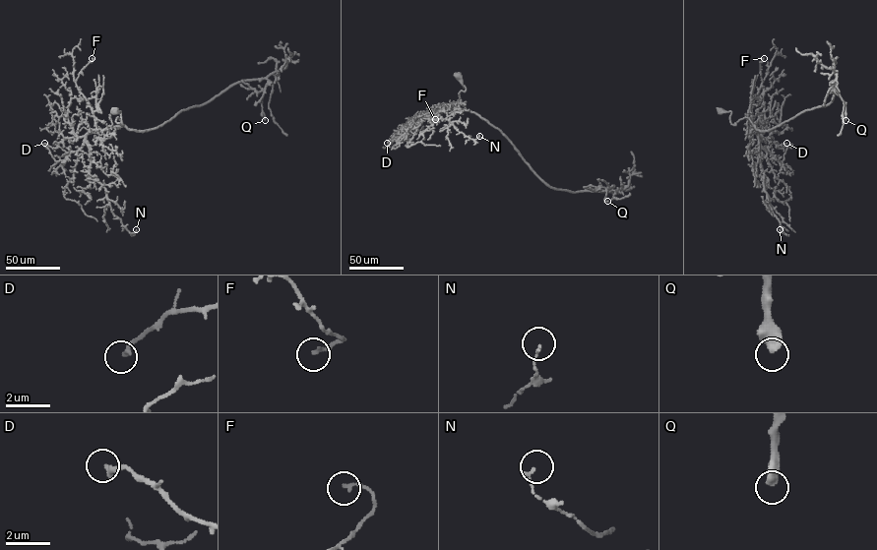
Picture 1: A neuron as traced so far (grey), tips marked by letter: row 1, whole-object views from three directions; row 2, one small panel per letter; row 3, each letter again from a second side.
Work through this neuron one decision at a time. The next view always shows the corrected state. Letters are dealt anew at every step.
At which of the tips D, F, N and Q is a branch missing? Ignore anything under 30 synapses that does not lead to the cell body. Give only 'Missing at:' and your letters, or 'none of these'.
Missing at: none of these

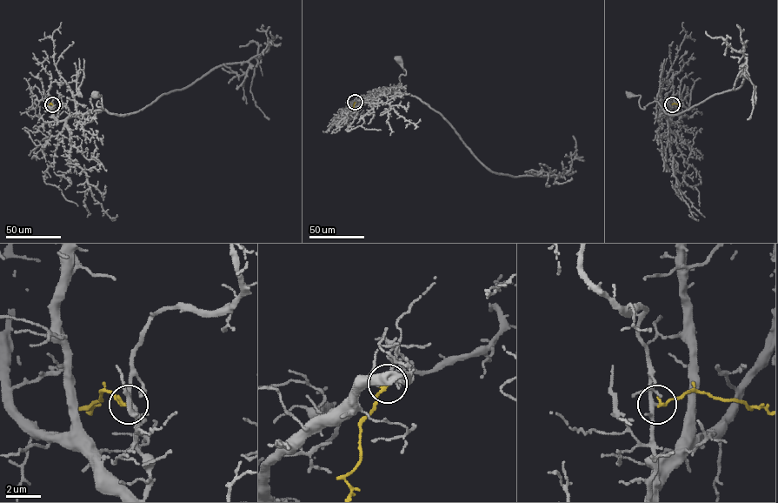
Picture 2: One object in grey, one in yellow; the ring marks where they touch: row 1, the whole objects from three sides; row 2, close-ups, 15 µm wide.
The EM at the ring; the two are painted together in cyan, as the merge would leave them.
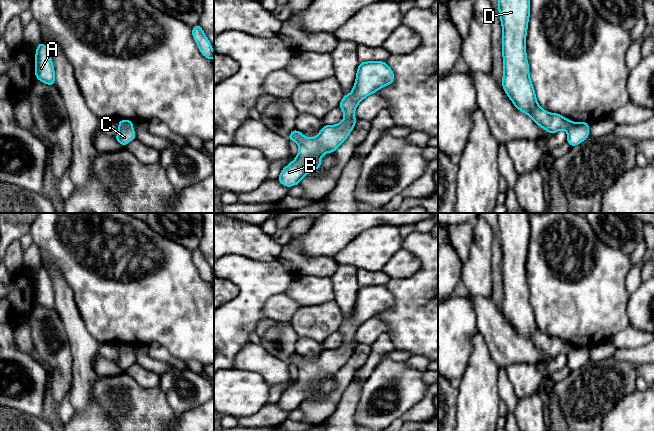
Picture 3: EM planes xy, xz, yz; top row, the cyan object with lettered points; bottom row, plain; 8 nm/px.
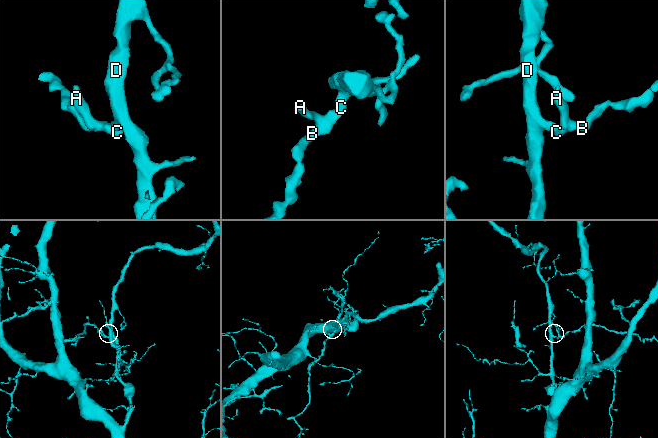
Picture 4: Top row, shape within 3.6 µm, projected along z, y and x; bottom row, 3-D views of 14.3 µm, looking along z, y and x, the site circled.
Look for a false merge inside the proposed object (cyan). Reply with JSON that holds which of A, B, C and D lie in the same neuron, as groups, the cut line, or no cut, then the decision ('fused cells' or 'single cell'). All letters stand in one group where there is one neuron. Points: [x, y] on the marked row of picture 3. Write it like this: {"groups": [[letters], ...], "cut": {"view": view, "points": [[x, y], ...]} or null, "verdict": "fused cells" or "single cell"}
{"groups": [["A", "B", "C"], ["D"]], "cut": {"view": "xy", "points": [[119, 126], [131, 127]]}, "verdict": "fused cells"}

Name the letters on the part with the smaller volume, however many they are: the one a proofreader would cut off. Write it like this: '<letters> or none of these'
A, B, C

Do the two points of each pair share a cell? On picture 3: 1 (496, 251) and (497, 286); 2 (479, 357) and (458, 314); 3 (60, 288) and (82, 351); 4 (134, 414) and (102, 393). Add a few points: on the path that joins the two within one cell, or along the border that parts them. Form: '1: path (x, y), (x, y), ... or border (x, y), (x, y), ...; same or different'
1: path (496, 260), (497, 277); same
2: border (478, 331), (472, 337), (472, 352), (467, 364); different
3: path (65, 304), (77, 335); same
4: path (126, 406), (113, 393), (110, 393); same

